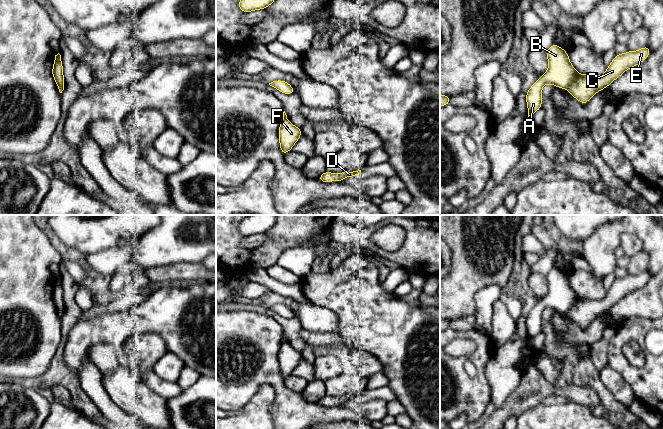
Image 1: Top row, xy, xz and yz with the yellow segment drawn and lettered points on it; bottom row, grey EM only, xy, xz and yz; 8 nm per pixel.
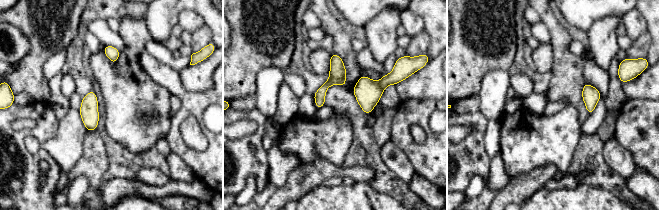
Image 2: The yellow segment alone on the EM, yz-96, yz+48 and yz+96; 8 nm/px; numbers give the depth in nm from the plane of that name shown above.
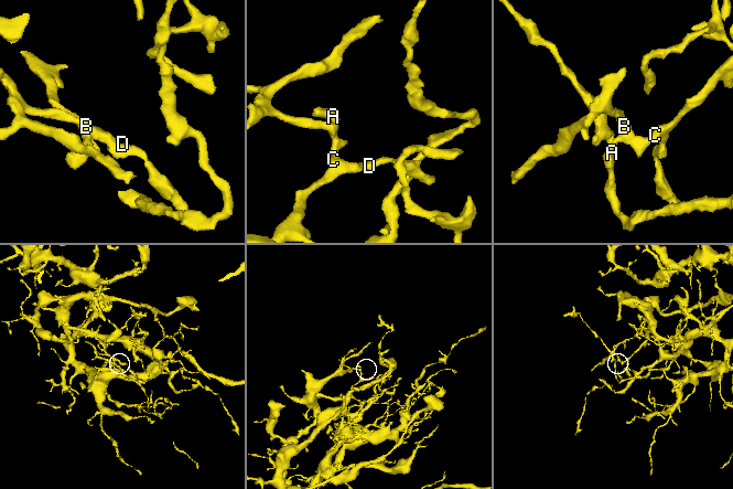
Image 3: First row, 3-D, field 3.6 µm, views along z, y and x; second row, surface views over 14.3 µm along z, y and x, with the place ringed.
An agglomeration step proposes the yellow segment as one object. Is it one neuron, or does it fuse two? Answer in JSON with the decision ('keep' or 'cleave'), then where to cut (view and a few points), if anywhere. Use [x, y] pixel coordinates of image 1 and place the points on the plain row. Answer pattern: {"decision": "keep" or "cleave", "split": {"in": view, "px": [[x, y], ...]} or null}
{"decision": "cleave", "split": {"in": "yz", "px": [[577, 297], [567, 313]]}}

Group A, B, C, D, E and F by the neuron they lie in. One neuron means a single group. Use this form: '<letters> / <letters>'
A B / C D E F

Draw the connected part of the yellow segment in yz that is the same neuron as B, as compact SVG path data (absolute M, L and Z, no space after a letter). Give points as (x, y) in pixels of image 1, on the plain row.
M552 268L546 275L548 283L547 296L541 299L537 305L526 316L526 327L528 332L528 341L533 339L542 331L542 312L545 308L552 308L561 313L568 313L569 309L577 299L577 295L569 284L569 278L560 270Z

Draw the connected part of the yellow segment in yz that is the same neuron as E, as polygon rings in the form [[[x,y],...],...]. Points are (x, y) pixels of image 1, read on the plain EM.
[[[647,269],[637,275],[617,278],[603,299],[591,300],[577,297],[567,314],[575,323],[585,329],[597,316],[610,310],[626,294],[641,288],[650,277],[651,274]]]

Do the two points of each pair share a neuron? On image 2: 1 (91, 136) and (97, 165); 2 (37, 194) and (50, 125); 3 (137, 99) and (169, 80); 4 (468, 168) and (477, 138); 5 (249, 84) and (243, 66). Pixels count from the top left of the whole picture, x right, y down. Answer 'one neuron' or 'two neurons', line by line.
1: one neuron
2: one neuron
3: two neurons
4: one neuron
5: one neuron

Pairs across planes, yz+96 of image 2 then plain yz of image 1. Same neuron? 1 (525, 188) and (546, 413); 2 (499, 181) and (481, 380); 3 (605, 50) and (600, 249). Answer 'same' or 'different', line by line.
1: different
2: different
3: same

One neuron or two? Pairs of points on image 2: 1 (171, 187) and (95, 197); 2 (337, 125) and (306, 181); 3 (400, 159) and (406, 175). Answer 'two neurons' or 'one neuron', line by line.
1: two neurons
2: two neurons
3: one neuron

